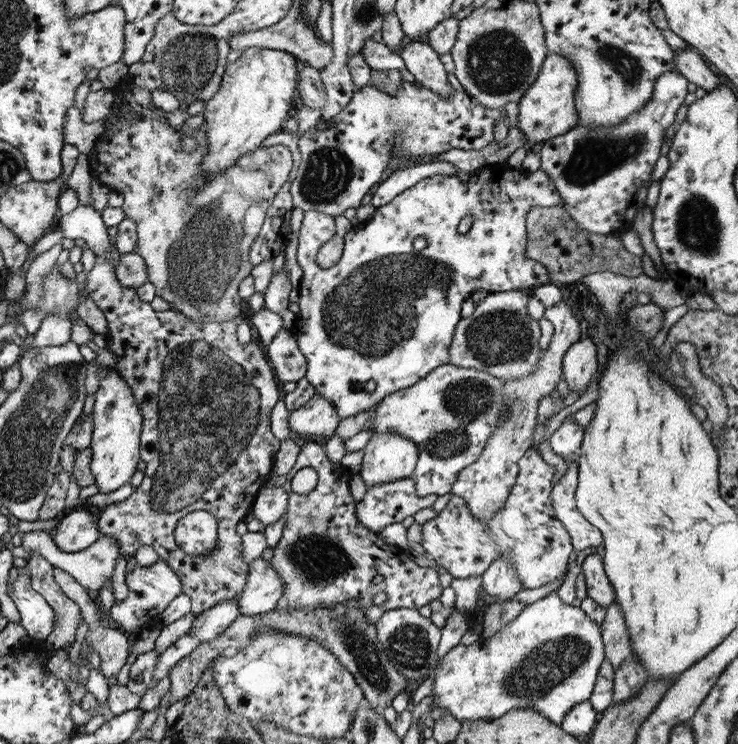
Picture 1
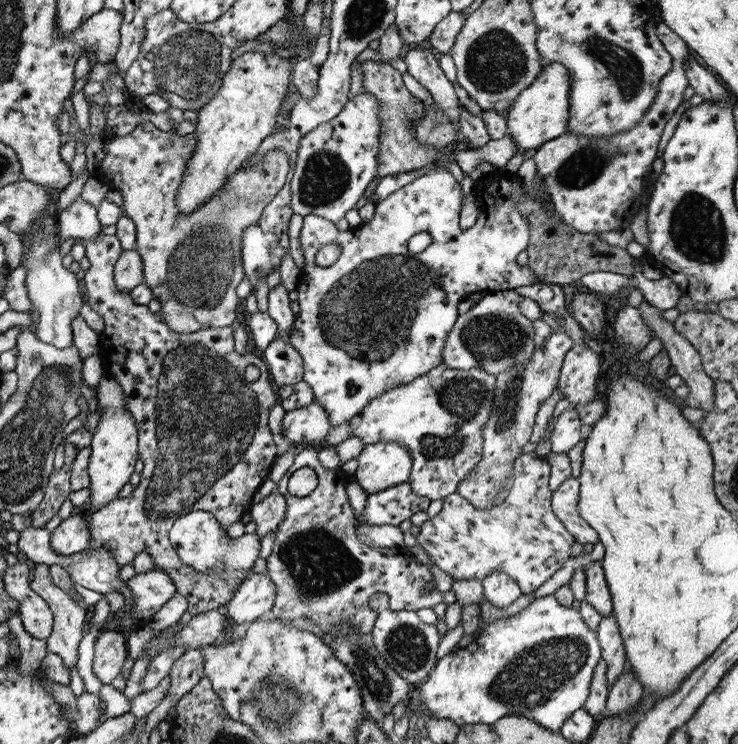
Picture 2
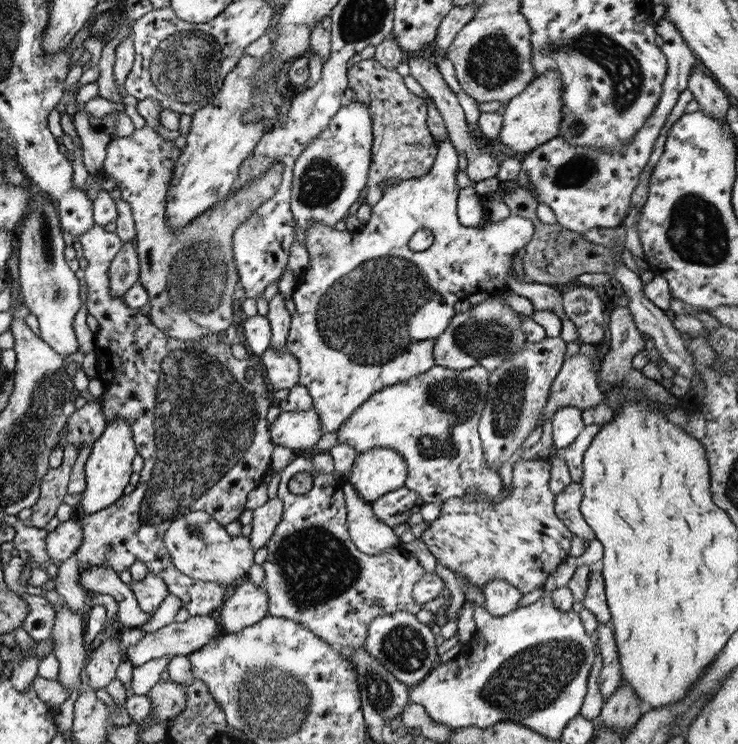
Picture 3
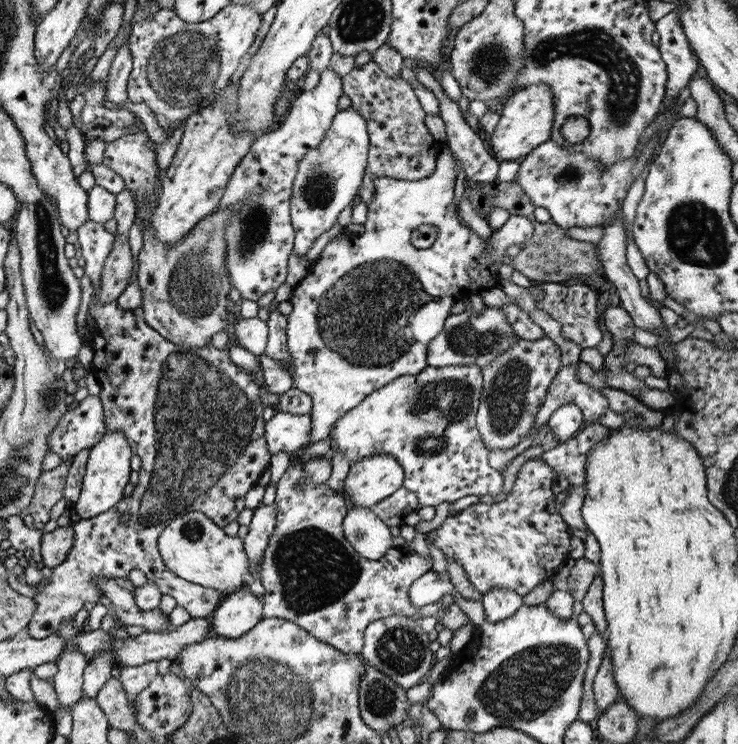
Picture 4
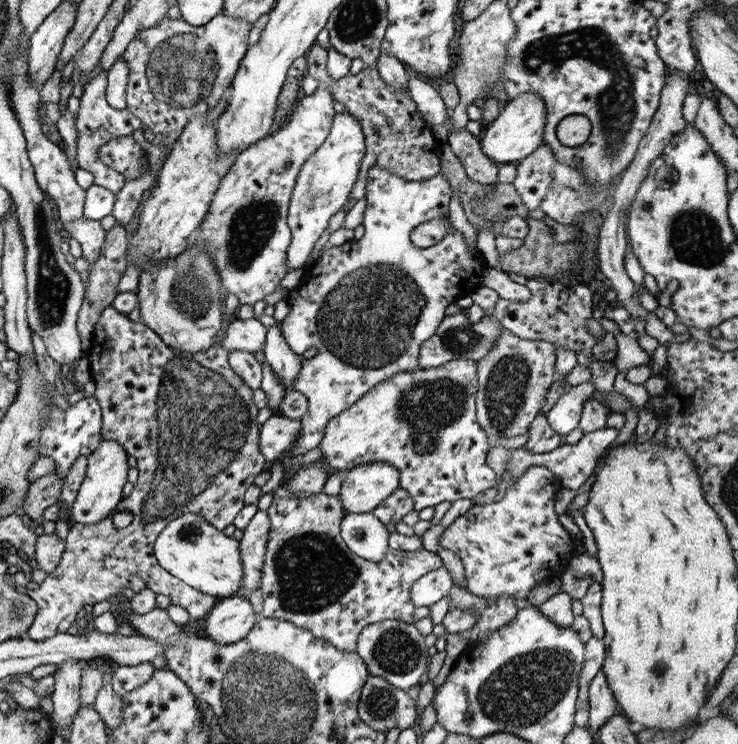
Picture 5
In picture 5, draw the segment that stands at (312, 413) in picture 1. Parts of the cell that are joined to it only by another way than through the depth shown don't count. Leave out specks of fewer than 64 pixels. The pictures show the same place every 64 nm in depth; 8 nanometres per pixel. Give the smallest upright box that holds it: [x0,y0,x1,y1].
[259,412,300,463]

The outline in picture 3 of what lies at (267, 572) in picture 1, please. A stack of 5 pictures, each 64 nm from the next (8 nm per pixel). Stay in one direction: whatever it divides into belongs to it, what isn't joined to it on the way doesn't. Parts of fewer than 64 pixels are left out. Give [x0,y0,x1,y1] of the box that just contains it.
[217,579,267,633]

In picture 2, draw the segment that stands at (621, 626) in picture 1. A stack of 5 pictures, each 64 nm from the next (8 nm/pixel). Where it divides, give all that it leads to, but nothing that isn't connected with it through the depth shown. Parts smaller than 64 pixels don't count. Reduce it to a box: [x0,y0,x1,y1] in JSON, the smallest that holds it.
[595,612,626,688]

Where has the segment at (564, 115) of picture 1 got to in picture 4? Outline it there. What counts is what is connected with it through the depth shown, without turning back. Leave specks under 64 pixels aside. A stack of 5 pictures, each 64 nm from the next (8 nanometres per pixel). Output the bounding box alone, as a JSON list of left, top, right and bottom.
[488,83,553,161]

